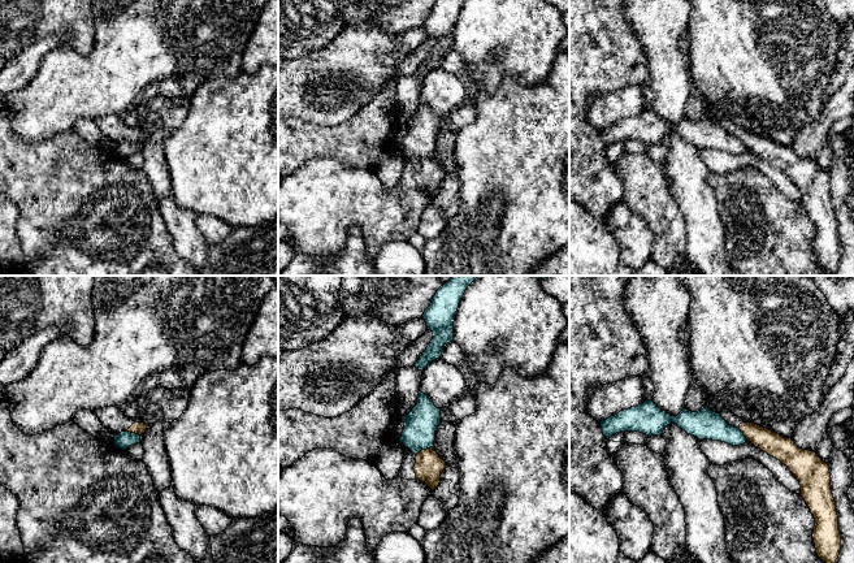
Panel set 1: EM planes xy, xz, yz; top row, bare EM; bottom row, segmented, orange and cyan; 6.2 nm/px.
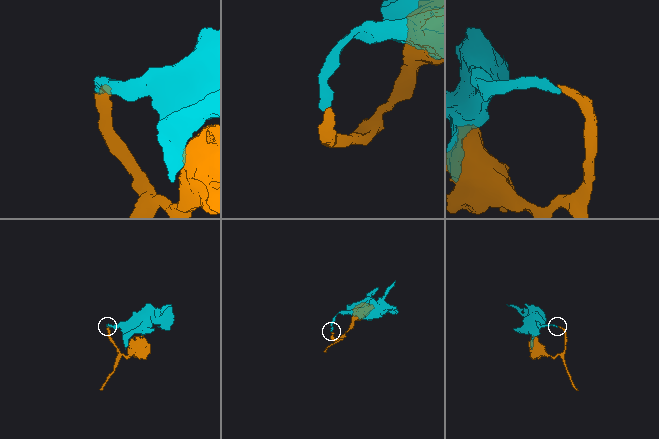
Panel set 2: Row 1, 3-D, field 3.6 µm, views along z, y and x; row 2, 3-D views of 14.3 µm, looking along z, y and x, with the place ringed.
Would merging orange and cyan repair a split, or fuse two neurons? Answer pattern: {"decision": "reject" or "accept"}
{"decision": "reject"}

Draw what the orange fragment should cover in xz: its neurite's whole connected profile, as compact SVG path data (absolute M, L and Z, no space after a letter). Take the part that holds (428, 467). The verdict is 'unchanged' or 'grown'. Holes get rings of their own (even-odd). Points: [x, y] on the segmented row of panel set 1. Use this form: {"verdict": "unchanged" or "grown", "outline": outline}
{"verdict": "grown", "outline": "M398 442L404 450L404 459L399 471L399 477L404 480L420 480L434 490L441 482L441 475L447 467L437 451L430 447L413 454L403 443Z"}

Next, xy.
{"verdict": "grown", "outline": "M109 406L95 411L101 424L112 433L130 432L142 436L147 425L125 416L120 408Z"}

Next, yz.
{"verdict": "grown", "outline": "M728 410L719 413L729 425L738 428L749 442L780 460L796 476L801 497L815 519L812 540L816 555L825 563L836 563L841 551L841 534L828 463L815 451L799 449L792 438L758 424L745 423Z"}

